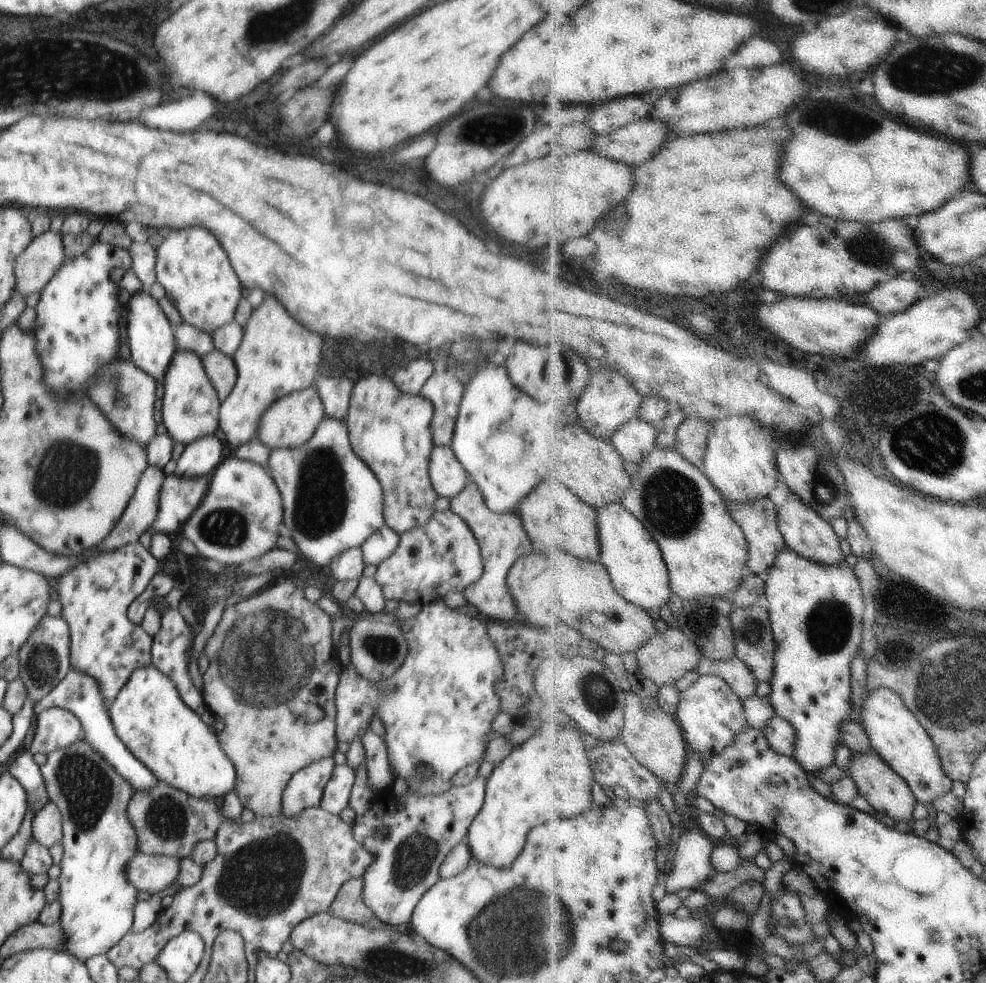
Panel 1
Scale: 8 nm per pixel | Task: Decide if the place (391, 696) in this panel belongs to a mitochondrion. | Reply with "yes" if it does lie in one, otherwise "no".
yes

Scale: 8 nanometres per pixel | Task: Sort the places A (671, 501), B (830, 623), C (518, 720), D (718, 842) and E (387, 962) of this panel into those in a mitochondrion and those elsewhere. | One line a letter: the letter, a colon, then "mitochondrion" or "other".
A: mitochondrion
B: mitochondrion
C: other
D: other
E: mitochondrion

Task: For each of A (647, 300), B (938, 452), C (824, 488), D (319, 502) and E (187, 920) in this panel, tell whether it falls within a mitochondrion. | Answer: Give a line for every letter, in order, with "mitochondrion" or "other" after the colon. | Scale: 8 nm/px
A: other
B: mitochondrion
C: mitochondrion
D: mitochondrion
E: other

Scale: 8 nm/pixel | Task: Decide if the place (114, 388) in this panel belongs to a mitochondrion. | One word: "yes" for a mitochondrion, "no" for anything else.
yes

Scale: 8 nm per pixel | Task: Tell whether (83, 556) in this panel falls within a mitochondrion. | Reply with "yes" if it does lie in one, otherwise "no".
no

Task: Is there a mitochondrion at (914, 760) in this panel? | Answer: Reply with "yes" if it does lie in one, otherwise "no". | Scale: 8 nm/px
no

